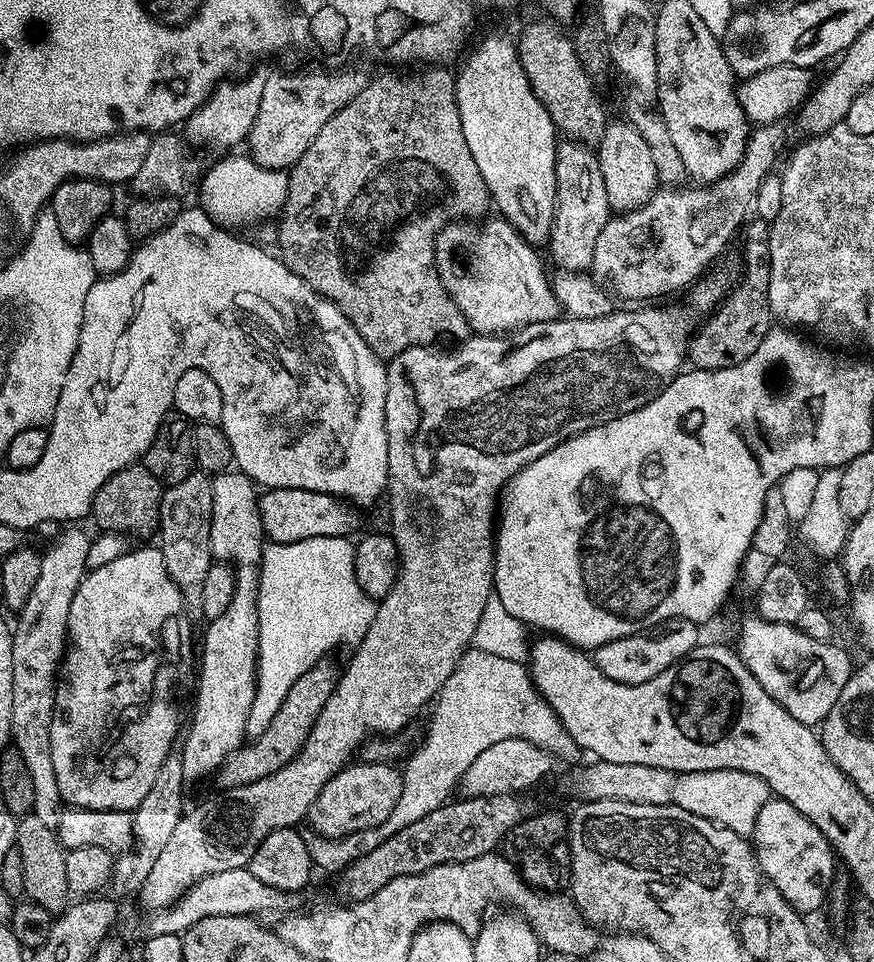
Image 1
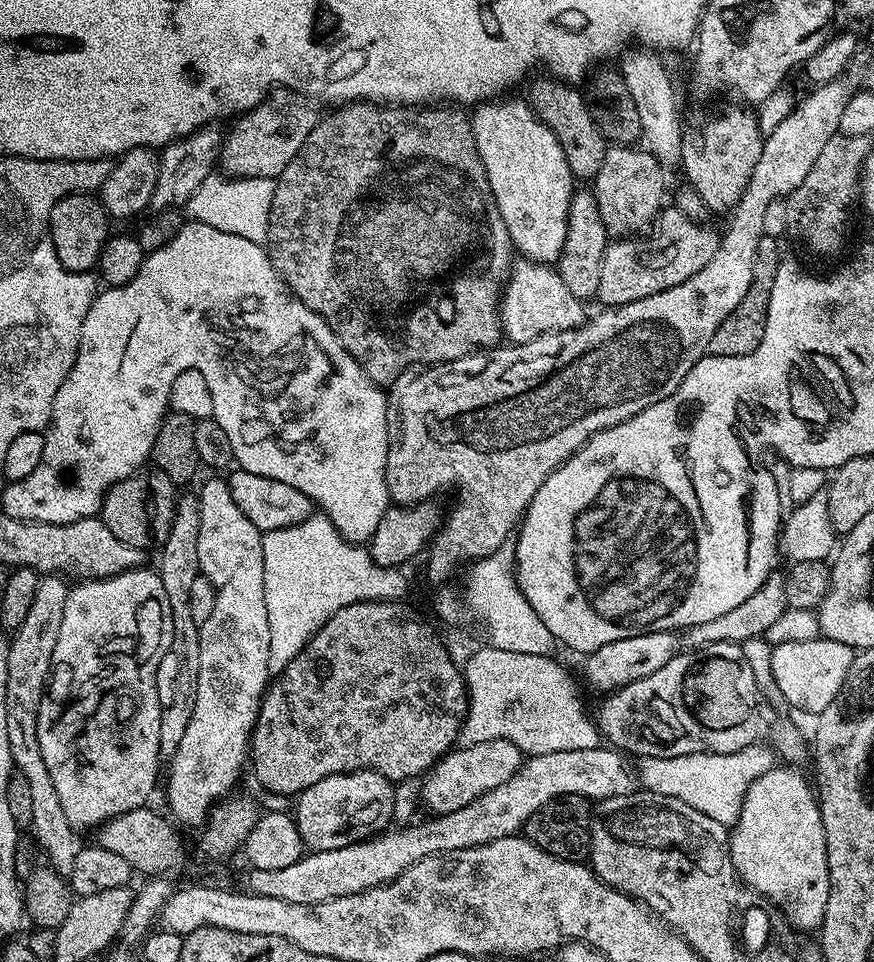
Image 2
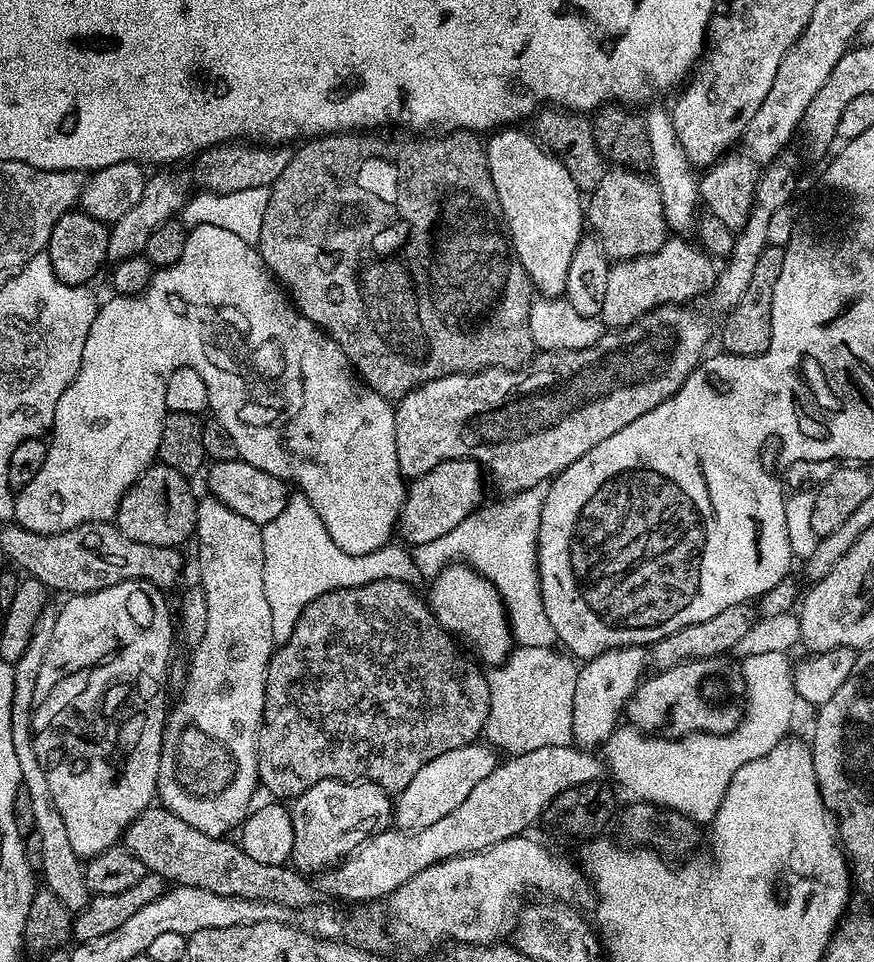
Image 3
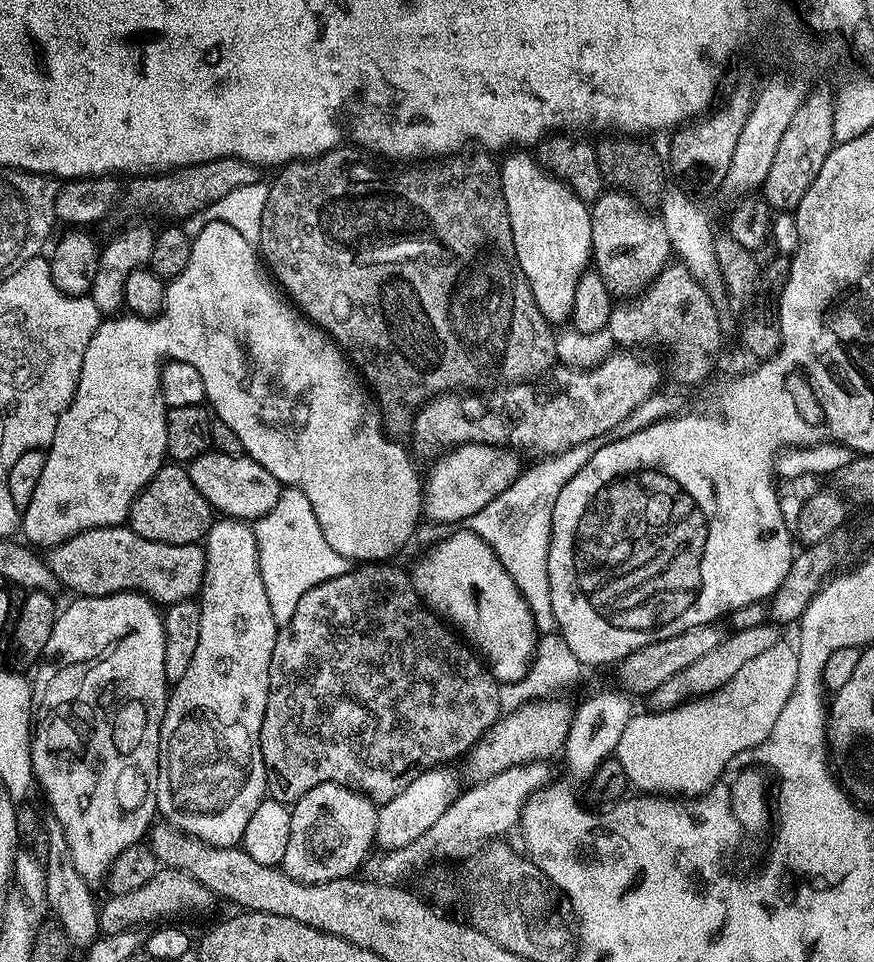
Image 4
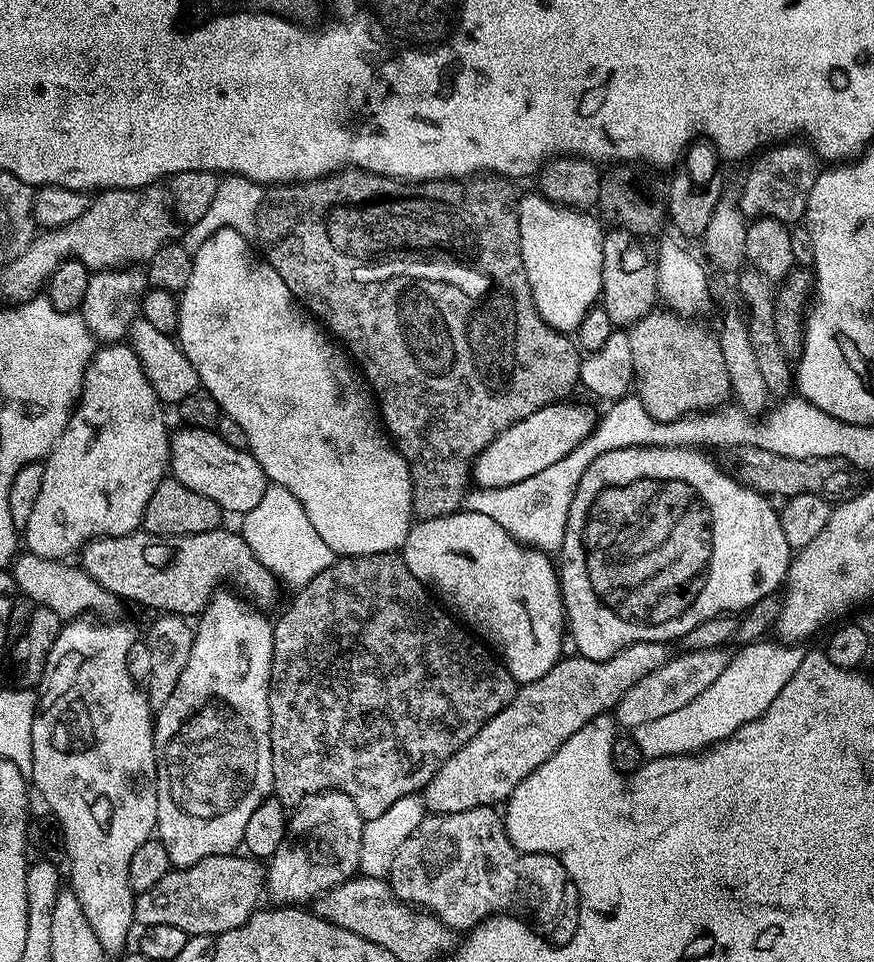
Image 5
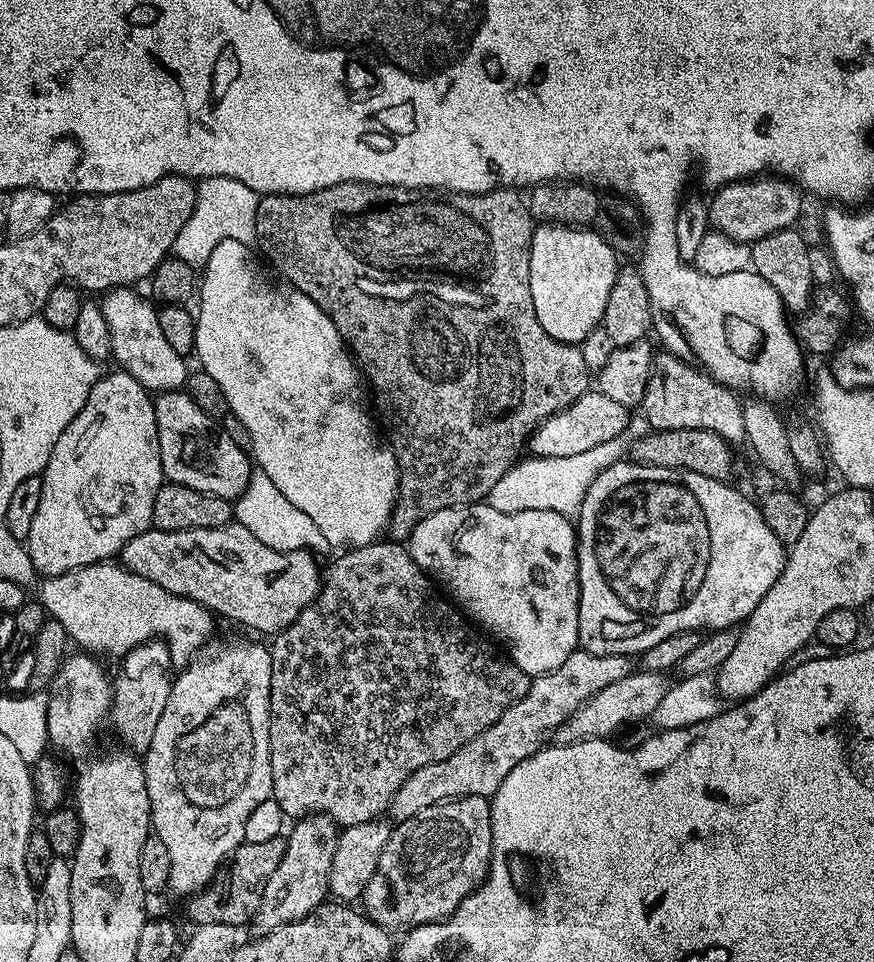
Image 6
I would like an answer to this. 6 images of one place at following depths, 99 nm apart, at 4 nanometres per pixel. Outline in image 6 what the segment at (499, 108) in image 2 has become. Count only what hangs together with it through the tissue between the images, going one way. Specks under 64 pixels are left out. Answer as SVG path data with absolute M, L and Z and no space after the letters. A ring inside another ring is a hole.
M541 223L533 231L530 246L530 294L534 298L534 314L538 314L542 330L546 330L550 338L579 345L580 341L601 327L606 301L610 299L610 290L616 285L617 271L616 252L600 237L599 232L584 226Z

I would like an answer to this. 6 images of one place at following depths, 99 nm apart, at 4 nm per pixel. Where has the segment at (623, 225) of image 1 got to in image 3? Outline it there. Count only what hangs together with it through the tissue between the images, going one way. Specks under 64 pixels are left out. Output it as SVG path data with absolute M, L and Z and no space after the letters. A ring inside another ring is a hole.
M669 238L650 254L635 256L633 260L617 260L609 267L606 295L599 315L605 329L624 328L663 304L687 305L695 301L692 300L695 296L711 289L718 275L717 265L712 265L713 257L702 247L691 242L688 238Z

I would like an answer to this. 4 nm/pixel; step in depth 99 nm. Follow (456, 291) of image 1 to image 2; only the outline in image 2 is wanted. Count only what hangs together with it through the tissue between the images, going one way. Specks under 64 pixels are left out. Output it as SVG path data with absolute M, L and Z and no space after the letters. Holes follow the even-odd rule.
M517 259L508 273L500 302L500 327L512 344L525 344L547 332L561 332L583 326L585 305L562 282L559 271L546 264L536 264L533 260Z

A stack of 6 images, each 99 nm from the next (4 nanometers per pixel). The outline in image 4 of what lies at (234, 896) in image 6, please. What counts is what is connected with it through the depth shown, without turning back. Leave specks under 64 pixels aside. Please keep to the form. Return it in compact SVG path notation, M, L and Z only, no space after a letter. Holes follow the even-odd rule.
M161 867L150 882L130 890L130 894L109 895L108 901L99 905L101 933L126 932L135 929L135 924L156 926L161 922L176 922L179 916L200 916L214 901L214 896L199 881L185 876L179 868Z

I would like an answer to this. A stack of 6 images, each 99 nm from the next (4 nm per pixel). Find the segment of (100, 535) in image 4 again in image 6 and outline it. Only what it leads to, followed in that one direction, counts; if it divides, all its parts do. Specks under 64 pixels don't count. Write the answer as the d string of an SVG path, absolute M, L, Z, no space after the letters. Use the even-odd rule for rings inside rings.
M235 522L217 528L177 532L149 530L138 534L138 538L130 538L118 557L119 563L128 571L162 586L162 590L198 602L217 617L225 616L236 624L245 624L256 632L265 632L268 638L289 628L294 618L298 618L306 606L315 602L322 583L322 568L316 565L315 559L317 557L308 550L270 550L270 546L262 546L262 542L258 542L258 538L254 538L246 526Z

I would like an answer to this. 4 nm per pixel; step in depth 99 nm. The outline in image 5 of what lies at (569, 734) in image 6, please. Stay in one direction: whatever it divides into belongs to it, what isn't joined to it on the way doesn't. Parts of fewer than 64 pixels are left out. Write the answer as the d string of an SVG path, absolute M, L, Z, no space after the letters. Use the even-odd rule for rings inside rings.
M715 648L714 650L698 650L697 652L681 651L680 656L673 655L654 674L646 674L642 682L630 686L626 694L616 704L614 715L621 724L621 729L635 730L642 726L642 722L654 722L654 718L662 718L665 714L670 714L673 710L678 710L681 706L686 706L686 702L692 702L710 682L726 670L730 656L724 648Z

